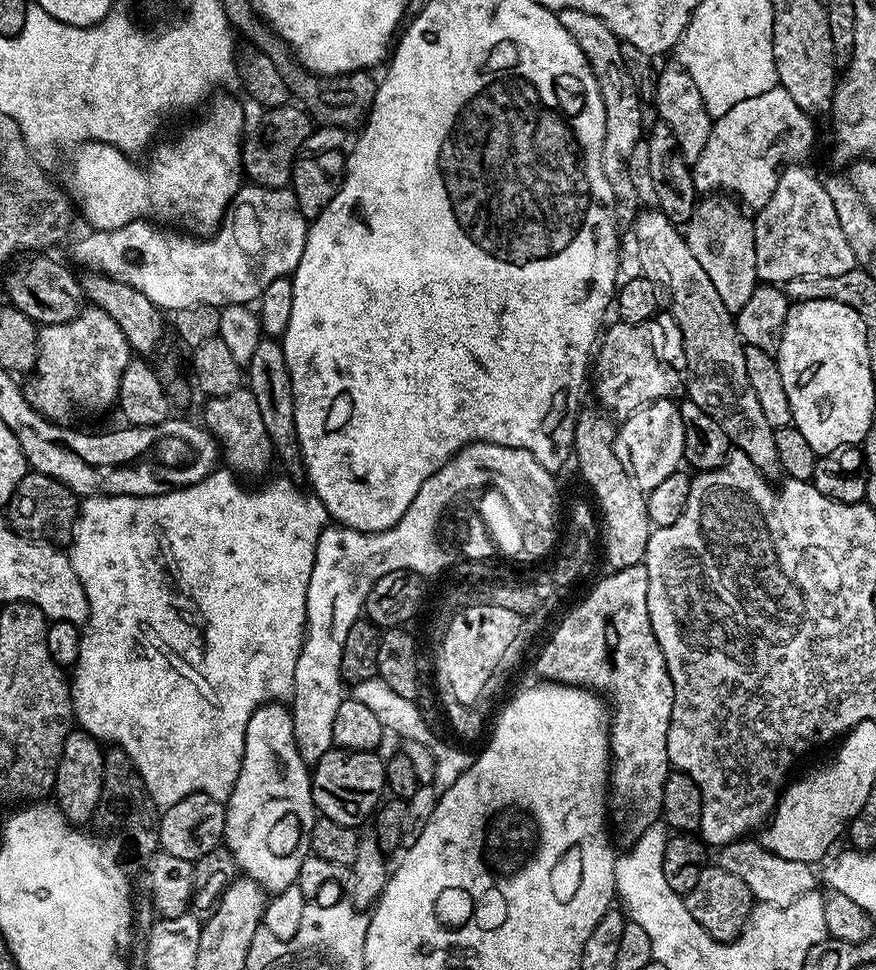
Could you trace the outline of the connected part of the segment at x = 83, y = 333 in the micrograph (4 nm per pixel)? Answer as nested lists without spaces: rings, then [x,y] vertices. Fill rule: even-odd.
[[[81,307],[76,317],[61,324],[43,325],[38,332],[36,366],[27,377],[28,401],[47,420],[68,422],[76,410],[104,412],[117,403],[122,370],[134,359],[125,334],[105,310]]]

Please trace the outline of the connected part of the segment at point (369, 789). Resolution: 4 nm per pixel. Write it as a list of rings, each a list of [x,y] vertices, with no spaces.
[[[335,746],[322,754],[310,772],[312,802],[316,805],[317,813],[334,822],[342,822],[342,826],[359,829],[360,823],[367,816],[369,819],[380,807],[386,792],[384,760],[378,757],[376,752],[346,750]]]

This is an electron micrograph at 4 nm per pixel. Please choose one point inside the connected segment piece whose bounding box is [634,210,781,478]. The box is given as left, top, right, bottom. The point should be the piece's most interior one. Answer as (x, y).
(717, 381)

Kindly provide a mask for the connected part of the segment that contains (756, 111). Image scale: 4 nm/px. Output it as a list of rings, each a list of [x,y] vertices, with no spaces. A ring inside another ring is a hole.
[[[779,86],[738,102],[714,120],[710,138],[700,157],[692,164],[697,193],[712,194],[717,191],[715,188],[725,188],[728,191],[725,193],[731,194],[737,201],[745,200],[752,210],[764,208],[780,180],[784,148],[788,148],[795,139],[803,138],[804,132],[808,132],[807,141],[811,146],[817,143],[818,128],[812,120],[809,113],[801,111],[788,91]],[[720,168],[724,176],[716,176]]]

